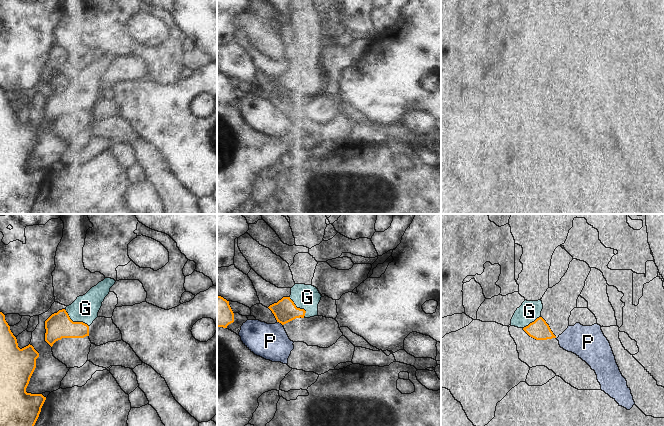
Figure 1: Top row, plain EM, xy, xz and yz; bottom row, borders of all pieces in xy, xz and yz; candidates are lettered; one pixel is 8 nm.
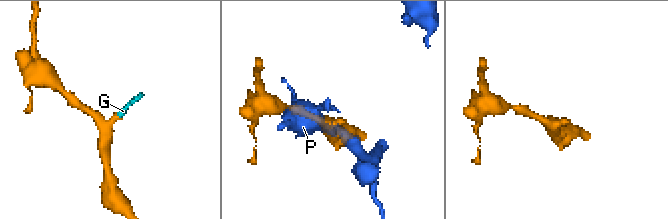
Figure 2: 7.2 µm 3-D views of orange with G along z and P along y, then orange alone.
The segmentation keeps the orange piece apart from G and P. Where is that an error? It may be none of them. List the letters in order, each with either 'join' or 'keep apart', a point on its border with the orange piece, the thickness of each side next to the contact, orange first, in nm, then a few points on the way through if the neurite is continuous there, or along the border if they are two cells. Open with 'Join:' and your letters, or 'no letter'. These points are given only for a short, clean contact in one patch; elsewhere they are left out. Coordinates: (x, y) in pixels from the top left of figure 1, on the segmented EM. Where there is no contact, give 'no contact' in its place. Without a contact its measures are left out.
Join: G
G: join; meets orange in xy at (75, 322); 200 nm thick on the orange side, 220 nm on the other; runs through xy (59, 325), (75, 322), (85, 308)
P: keep apart; meets orange in xz at (280, 322); 180 nm thick on the orange side, 280 nm on the other

